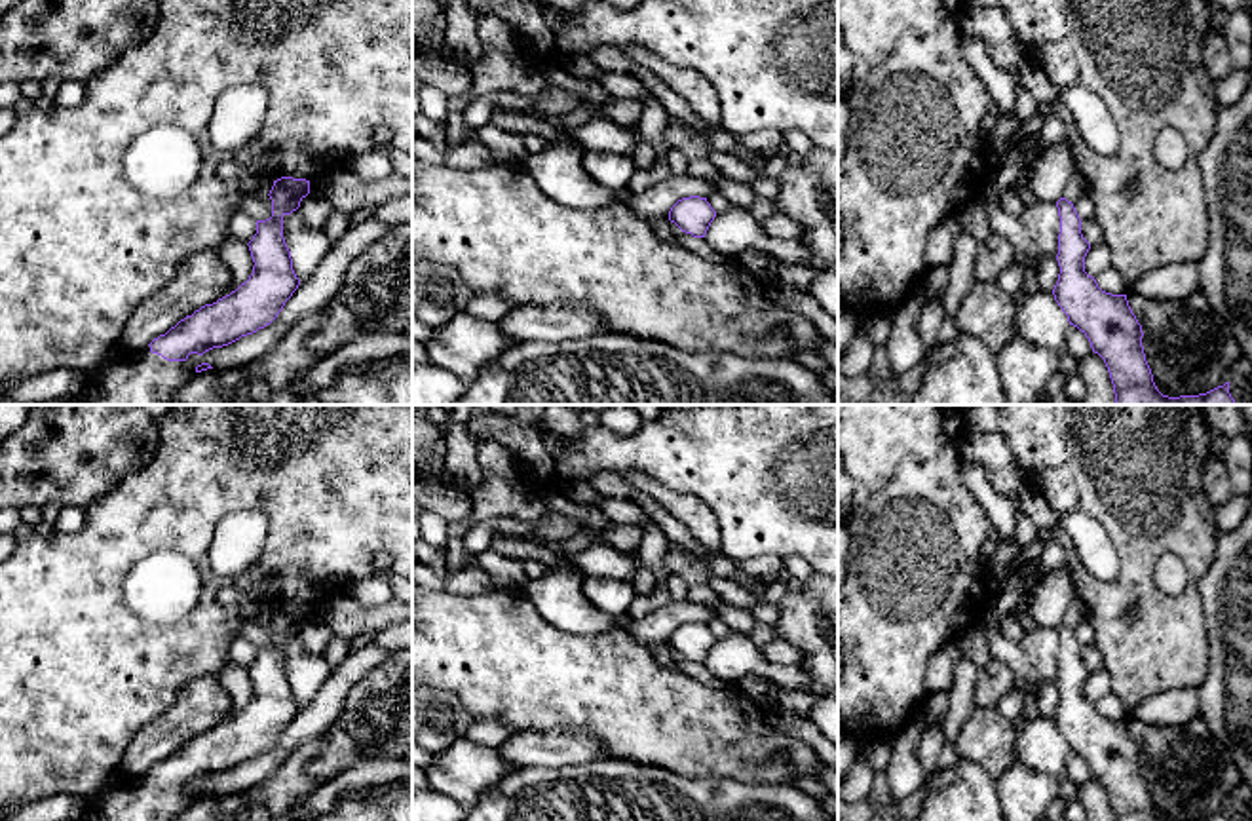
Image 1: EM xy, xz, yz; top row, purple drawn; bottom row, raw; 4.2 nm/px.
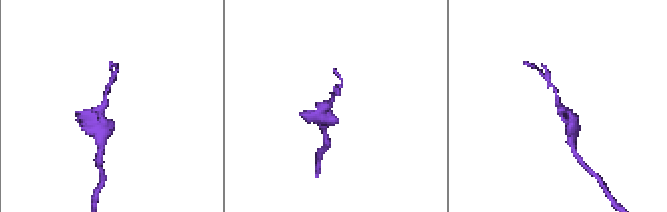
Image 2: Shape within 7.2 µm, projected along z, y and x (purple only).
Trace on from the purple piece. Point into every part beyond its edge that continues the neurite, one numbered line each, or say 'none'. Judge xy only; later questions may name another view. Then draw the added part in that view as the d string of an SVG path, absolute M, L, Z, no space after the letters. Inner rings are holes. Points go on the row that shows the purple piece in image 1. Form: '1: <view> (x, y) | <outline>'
1: xy (141, 377) | M122 350L97 380L87 378L82 391L63 405L167 405L186 380L196 374L192 355L167 361L150 352Z

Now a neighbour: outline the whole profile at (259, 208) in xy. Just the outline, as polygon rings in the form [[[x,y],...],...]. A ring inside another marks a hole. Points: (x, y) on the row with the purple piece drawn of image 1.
[[[243,196],[237,203],[239,211],[247,213],[255,220],[266,220],[272,217],[272,200],[270,196],[255,198],[255,196]]]

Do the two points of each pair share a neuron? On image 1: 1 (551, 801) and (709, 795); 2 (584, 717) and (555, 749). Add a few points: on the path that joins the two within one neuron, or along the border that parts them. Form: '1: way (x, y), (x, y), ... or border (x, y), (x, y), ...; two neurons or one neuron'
1: way (591, 801), (669, 801); one neuron
2: border (525, 732), (589, 734), (608, 755); two neurons

